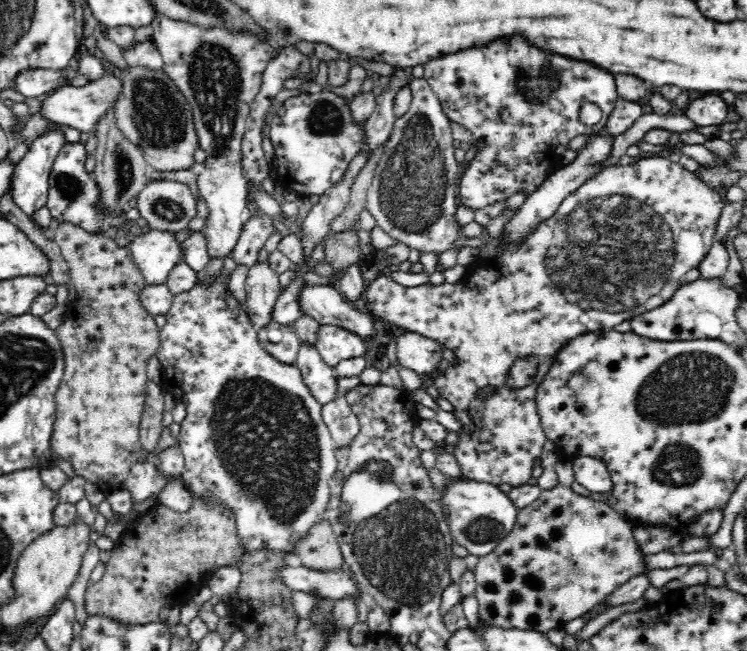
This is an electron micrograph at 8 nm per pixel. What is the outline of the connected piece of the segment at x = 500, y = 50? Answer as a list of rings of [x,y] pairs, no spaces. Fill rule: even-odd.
[[[524,34],[496,38],[480,46],[432,57],[425,64],[423,77],[438,96],[446,116],[470,130],[476,138],[478,151],[474,158],[465,163],[465,172],[459,185],[461,204],[474,210],[495,200],[506,200],[515,190],[526,190],[531,194],[550,176],[550,170],[558,170],[563,166],[560,158],[569,140],[580,134],[594,135],[604,131],[619,98],[615,75],[610,71],[566,55],[546,54],[546,49],[531,44]],[[586,103],[595,104],[602,111],[601,119],[592,126],[578,120],[579,110]]]

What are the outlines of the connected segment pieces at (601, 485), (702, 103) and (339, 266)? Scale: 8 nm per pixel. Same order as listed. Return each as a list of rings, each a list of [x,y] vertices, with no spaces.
[[[592,456],[570,458],[575,482],[588,489],[593,496],[600,496],[612,490],[610,473],[604,462]]]
[[[709,94],[687,104],[685,115],[695,126],[710,126],[720,124],[730,112],[728,105],[718,94]]]
[[[352,228],[332,233],[325,241],[323,252],[323,262],[331,268],[331,274],[338,274],[342,269],[358,262],[361,254],[358,236]]]

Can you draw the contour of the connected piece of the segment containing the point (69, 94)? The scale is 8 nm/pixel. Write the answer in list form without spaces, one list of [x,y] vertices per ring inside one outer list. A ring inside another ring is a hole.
[[[104,73],[104,76],[94,82],[88,82],[82,87],[64,84],[50,95],[43,96],[40,102],[39,116],[55,124],[70,126],[76,130],[91,132],[97,118],[104,114],[110,106],[115,106],[120,92],[120,81],[113,74]]]

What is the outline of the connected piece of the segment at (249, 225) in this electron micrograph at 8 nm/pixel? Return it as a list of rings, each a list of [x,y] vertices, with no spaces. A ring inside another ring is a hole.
[[[258,208],[256,213],[250,213],[243,222],[240,238],[233,249],[236,263],[252,266],[258,263],[258,254],[264,249],[266,241],[274,234],[272,217]]]

